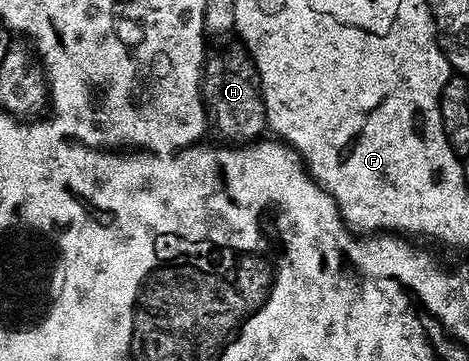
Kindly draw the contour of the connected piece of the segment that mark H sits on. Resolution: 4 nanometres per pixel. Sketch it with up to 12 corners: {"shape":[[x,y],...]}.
{"shape":[[237,48],[202,80],[209,121],[226,144],[267,133],[262,80]]}

